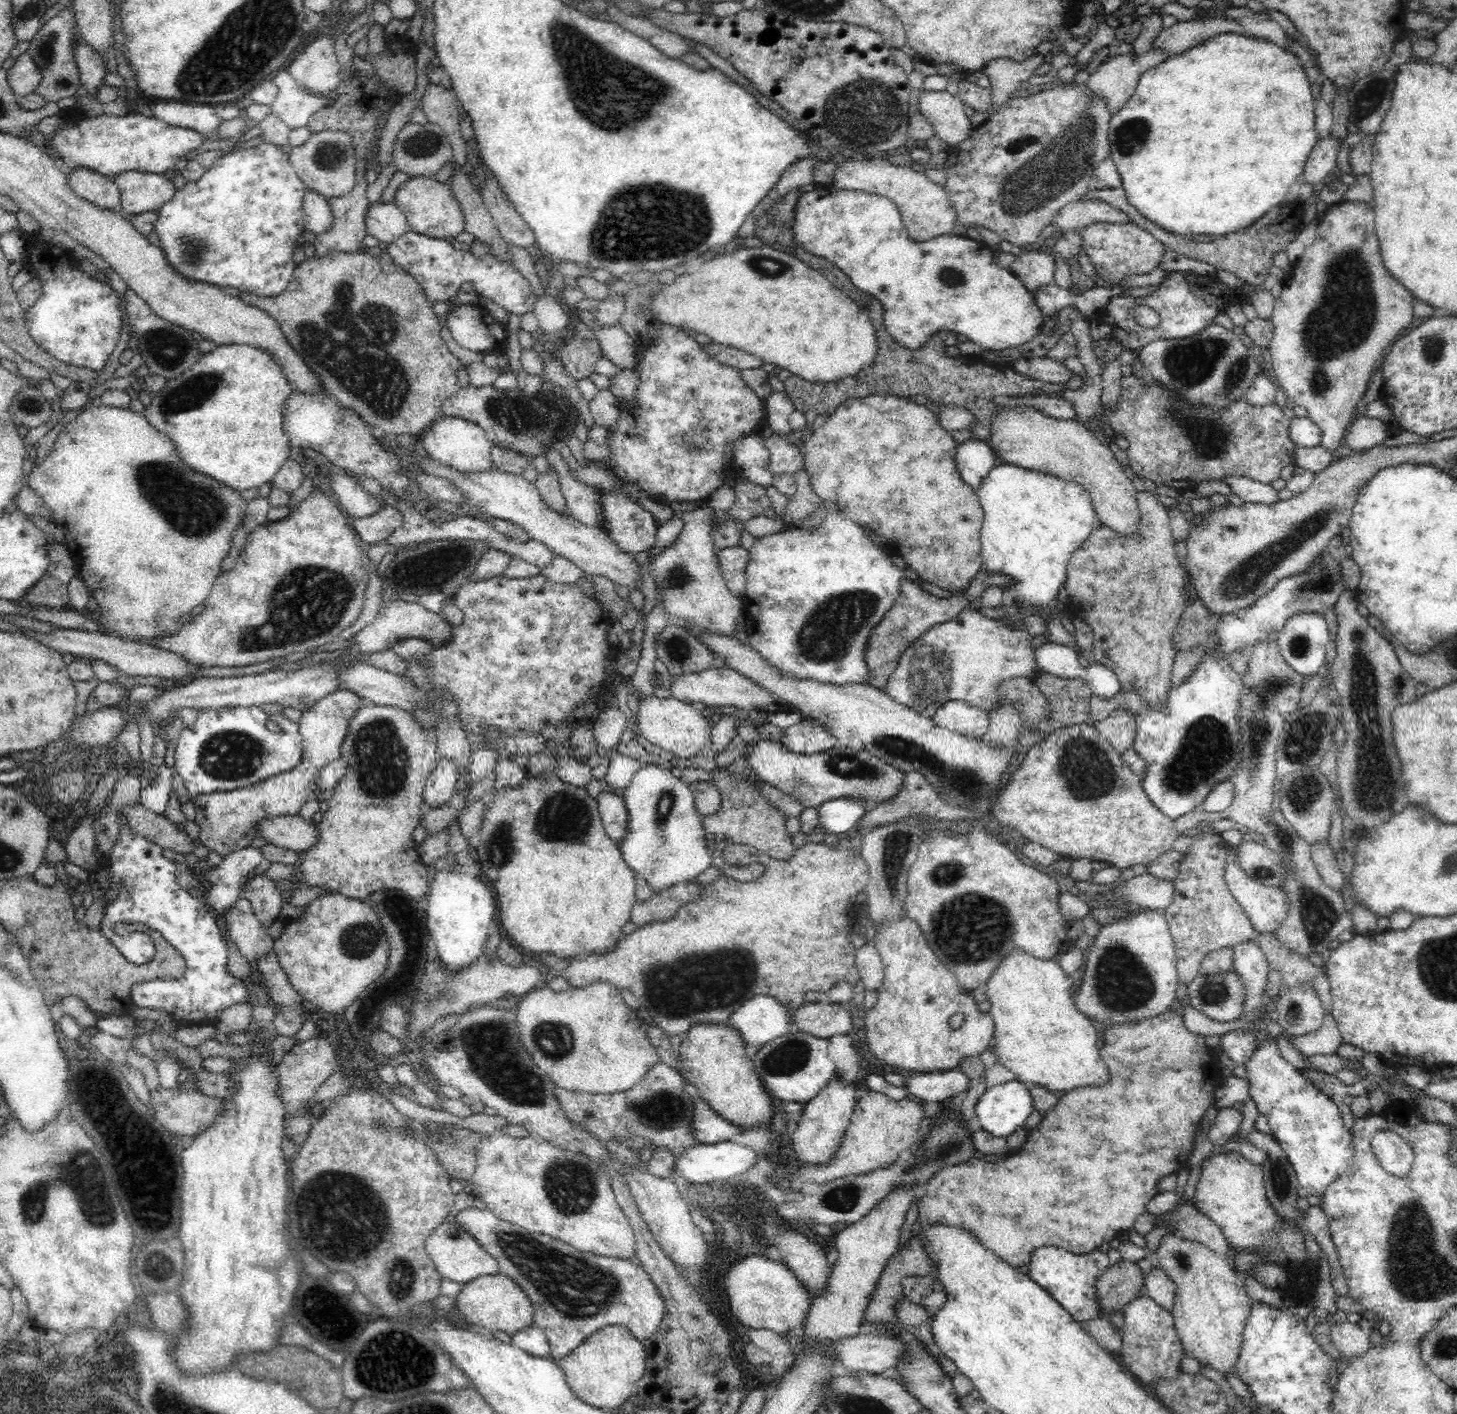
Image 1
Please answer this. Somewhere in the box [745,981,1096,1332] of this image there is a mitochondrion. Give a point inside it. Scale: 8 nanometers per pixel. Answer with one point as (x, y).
(791, 1056)

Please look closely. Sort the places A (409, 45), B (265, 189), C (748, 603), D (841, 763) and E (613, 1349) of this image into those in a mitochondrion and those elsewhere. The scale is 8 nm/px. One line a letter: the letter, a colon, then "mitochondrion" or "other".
A: other
B: other
C: other
D: mitochondrion
E: other

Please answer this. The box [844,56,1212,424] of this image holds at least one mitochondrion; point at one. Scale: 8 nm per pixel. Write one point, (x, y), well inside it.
(1057, 166)

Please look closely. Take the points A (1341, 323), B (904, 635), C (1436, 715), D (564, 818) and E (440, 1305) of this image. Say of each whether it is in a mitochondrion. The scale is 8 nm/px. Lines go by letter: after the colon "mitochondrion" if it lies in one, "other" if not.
A: mitochondrion
B: mitochondrion
C: other
D: mitochondrion
E: other

